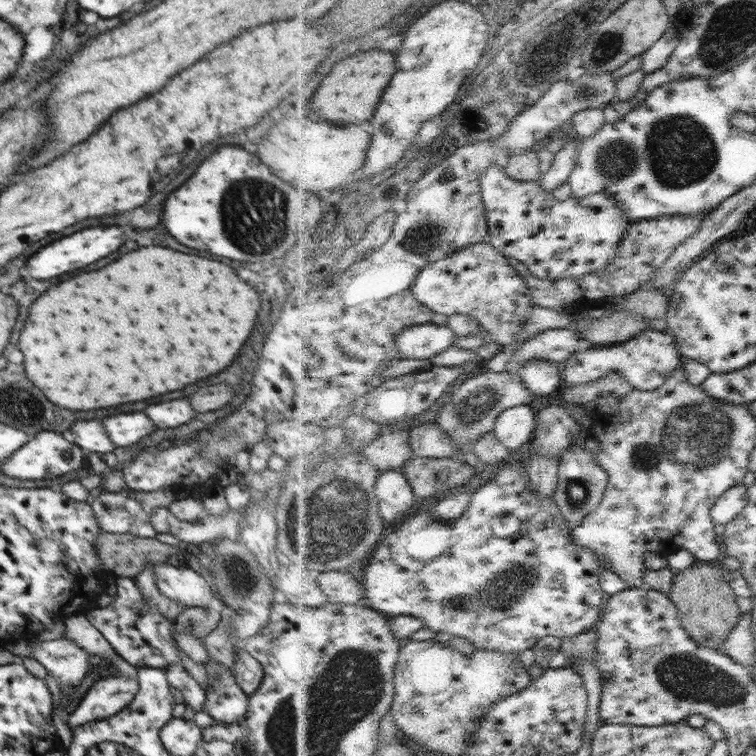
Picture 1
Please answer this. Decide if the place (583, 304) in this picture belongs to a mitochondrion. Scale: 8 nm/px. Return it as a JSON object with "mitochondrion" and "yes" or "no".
{"mitochondrion":"no"}

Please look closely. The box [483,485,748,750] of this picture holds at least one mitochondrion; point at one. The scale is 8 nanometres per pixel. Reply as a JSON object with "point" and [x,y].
{"point":[686,678]}

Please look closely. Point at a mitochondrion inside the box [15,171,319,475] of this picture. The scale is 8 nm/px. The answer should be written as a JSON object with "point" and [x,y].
{"point":[254,213]}

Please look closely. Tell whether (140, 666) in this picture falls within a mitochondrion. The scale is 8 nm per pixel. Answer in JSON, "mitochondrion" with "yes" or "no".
{"mitochondrion":"no"}

